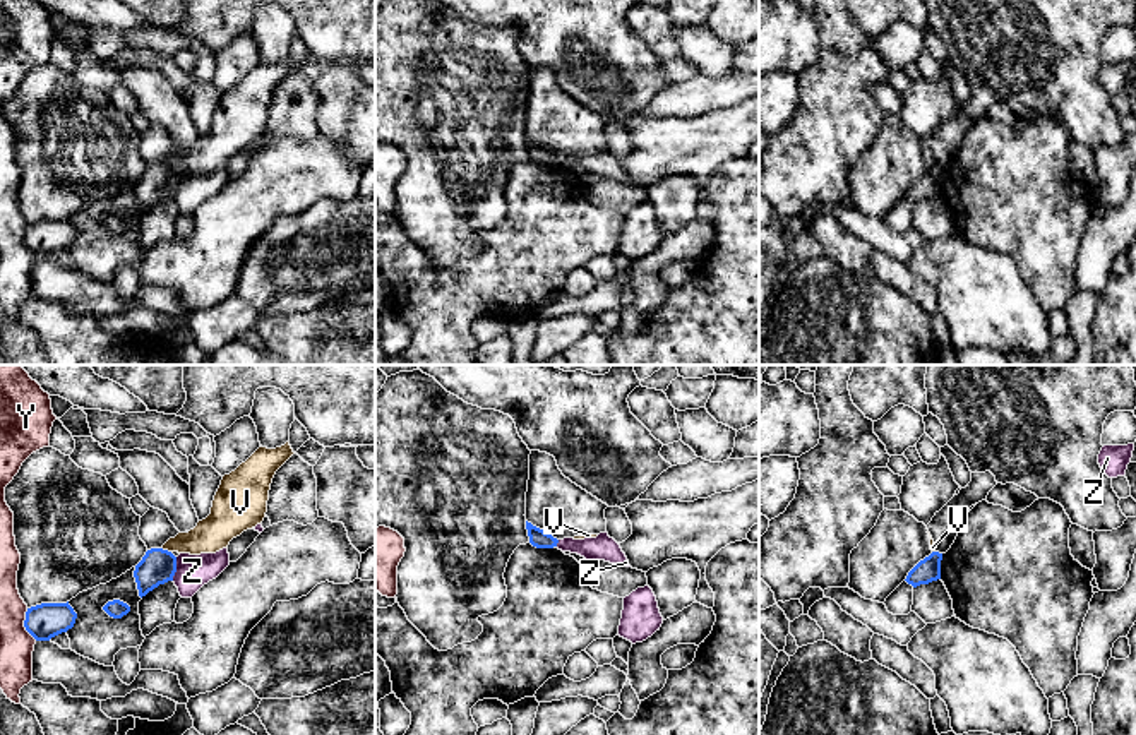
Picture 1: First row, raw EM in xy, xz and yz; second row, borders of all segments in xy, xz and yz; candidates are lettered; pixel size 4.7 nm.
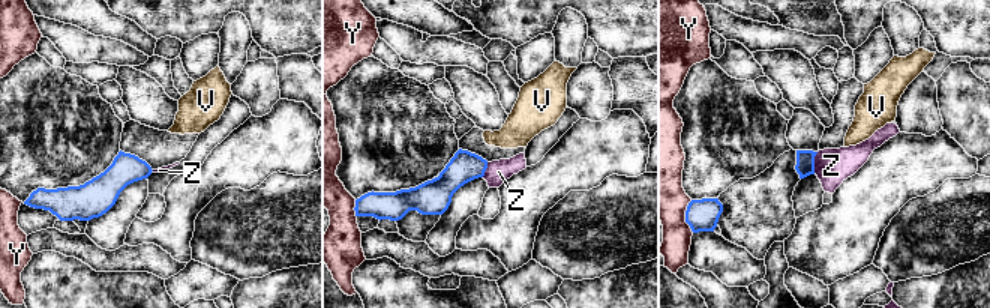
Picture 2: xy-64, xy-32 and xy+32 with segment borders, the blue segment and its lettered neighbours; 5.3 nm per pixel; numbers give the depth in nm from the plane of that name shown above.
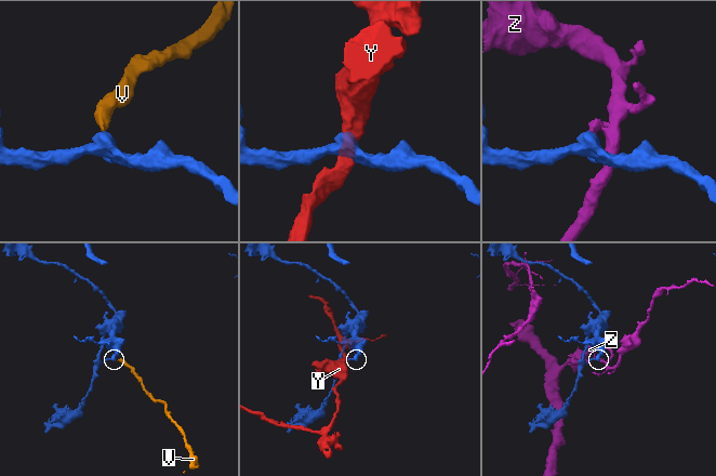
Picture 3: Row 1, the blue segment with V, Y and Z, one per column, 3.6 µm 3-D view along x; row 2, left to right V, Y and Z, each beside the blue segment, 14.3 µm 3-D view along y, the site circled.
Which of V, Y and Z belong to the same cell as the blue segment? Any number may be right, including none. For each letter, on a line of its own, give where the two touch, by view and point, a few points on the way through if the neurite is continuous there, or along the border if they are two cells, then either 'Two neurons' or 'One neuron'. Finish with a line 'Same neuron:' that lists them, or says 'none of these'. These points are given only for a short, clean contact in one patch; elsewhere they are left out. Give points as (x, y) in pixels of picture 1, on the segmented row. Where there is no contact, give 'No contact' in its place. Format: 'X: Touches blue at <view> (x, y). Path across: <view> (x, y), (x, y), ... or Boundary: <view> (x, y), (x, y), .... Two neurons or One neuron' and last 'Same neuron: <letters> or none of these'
V: Touches blue at xy (167, 550). Boundary: xy (161, 547), (170, 552). Two neurons
Y: Touches blue at xy (24, 624). Boundary: xy (26, 609), (24, 627), (36, 639). Two neurons
Z: Touches blue at xy (175, 569). Two neurons
Same neuron: none of these

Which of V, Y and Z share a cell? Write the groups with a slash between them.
V / Y / Z

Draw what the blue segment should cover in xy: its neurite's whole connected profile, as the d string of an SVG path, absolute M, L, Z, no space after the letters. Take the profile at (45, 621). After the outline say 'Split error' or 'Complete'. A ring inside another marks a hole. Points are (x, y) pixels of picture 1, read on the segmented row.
M41 603L27 608L24 627L36 641L50 641L74 627L77 613L67 603Z. Complete

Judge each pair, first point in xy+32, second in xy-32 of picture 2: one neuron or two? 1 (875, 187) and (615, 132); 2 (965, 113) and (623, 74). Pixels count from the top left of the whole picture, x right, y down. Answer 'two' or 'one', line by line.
1: one
2: one

